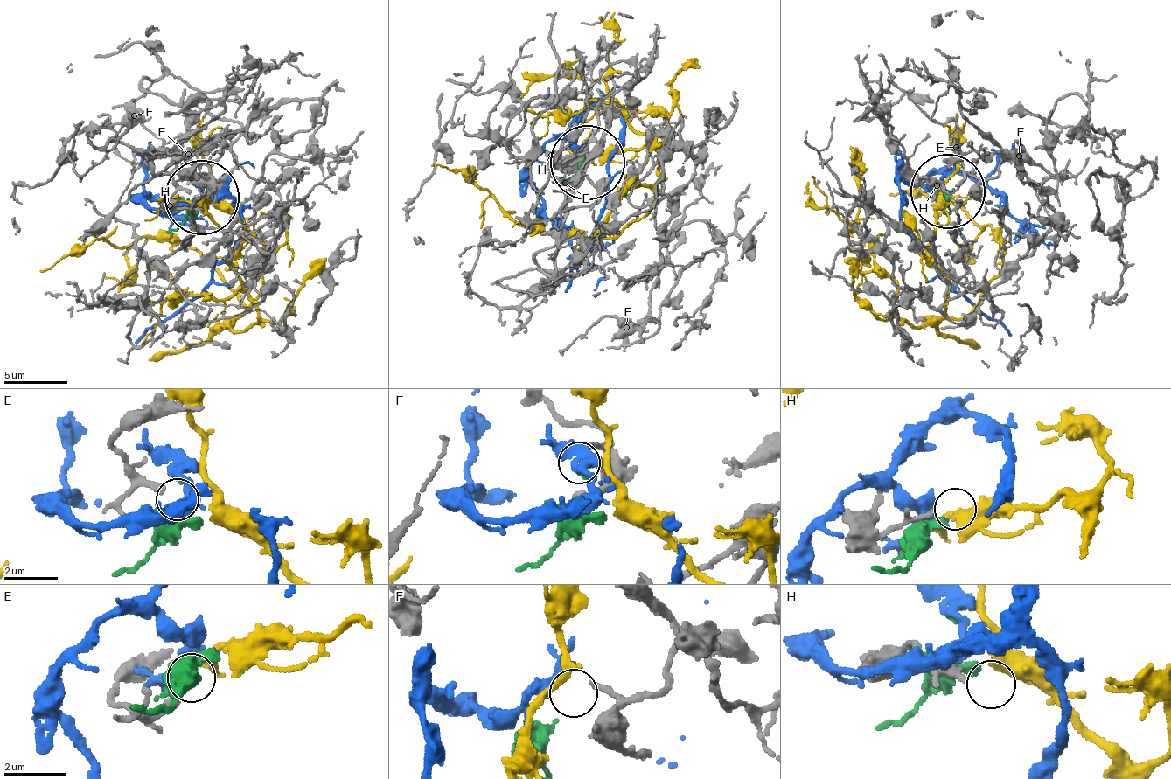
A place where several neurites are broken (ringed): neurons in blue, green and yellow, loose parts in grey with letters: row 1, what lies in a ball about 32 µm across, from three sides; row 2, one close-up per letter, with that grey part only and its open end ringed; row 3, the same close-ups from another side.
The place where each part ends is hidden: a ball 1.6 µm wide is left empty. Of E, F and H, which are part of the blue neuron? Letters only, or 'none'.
none

